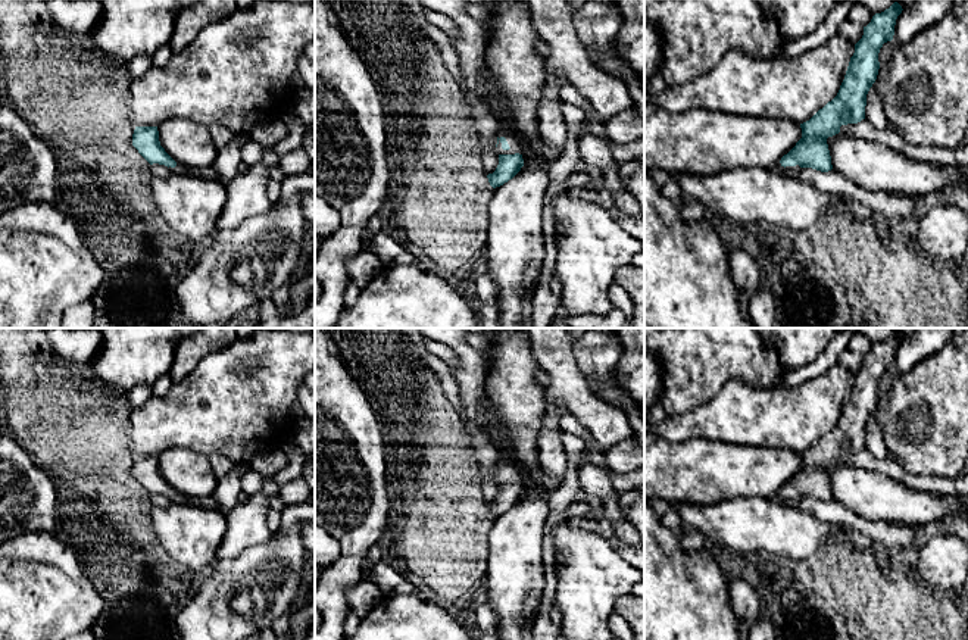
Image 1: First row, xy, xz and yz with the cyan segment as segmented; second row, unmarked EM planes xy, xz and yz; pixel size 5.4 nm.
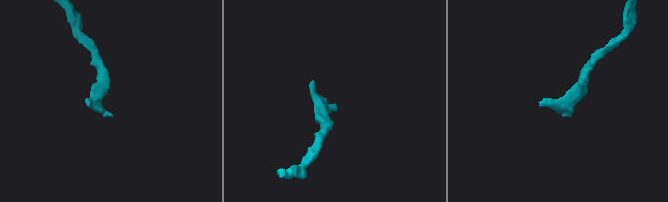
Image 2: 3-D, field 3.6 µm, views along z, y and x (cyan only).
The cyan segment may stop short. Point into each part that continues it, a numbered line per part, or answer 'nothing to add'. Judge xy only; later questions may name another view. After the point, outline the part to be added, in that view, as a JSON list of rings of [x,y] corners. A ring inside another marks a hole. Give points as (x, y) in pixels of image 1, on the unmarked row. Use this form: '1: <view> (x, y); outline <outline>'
1: xy (209, 502); outline [[[177,493],[175,497],[169,496],[169,499],[171,502],[175,502],[175,503],[191,503],[191,505],[202,506],[202,508],[218,509],[218,505],[213,496],[203,497],[203,499],[191,499],[182,493]]]

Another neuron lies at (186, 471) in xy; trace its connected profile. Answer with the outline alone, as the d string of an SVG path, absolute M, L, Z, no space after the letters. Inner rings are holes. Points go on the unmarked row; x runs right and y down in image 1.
M178 447L162 452L157 461L160 475L177 493L182 493L191 499L213 496L218 480L207 456Z

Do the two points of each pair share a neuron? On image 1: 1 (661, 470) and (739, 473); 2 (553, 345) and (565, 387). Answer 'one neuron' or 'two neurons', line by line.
1: one neuron
2: one neuron

